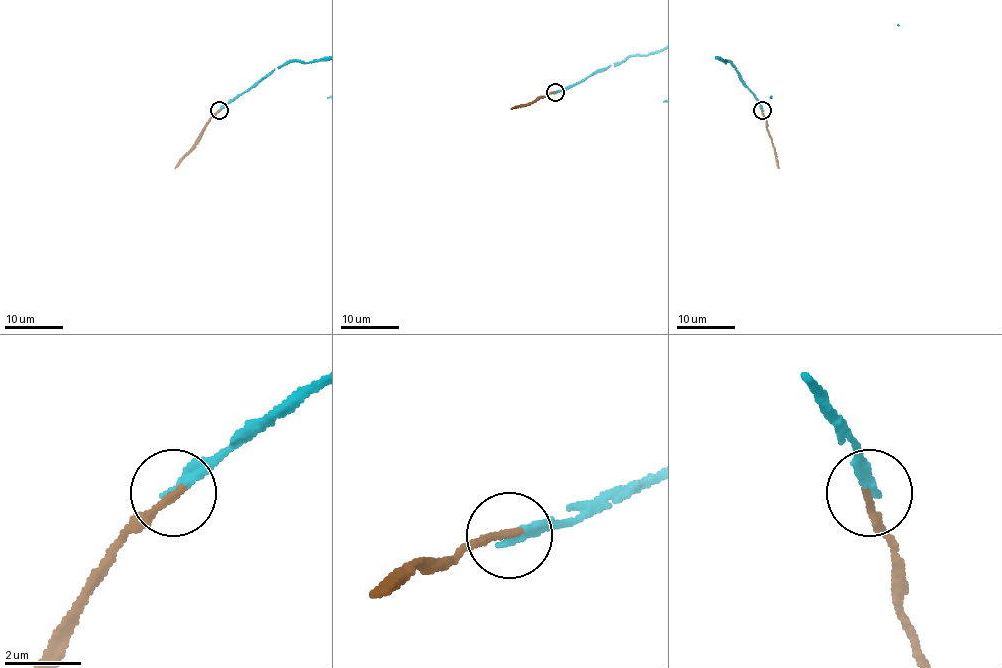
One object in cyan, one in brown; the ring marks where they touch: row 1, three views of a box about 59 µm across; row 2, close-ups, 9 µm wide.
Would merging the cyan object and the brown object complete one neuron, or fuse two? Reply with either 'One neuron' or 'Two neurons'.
One neuron

